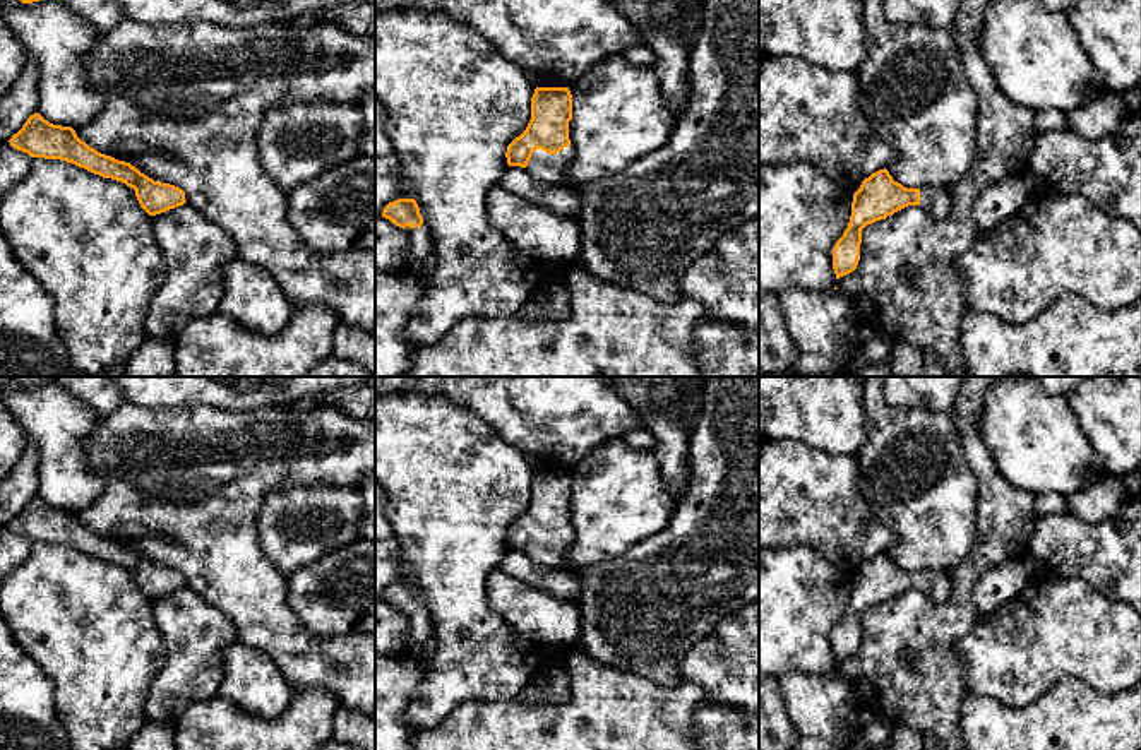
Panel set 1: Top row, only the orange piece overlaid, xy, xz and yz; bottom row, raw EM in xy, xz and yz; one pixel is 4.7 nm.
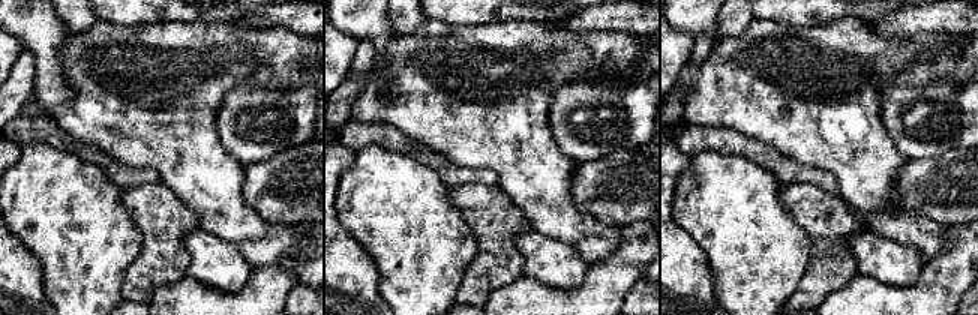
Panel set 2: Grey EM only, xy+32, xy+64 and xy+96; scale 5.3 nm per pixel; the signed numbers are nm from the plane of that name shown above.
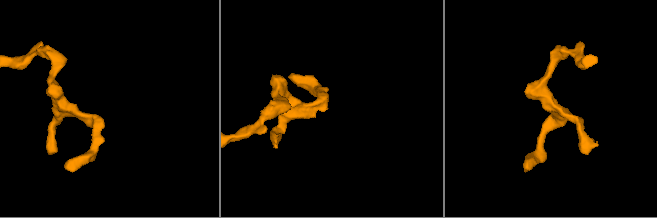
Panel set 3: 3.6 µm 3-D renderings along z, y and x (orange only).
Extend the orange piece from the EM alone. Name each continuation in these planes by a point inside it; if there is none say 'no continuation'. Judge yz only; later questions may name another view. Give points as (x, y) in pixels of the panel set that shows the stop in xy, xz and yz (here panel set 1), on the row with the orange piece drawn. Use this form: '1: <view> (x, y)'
1: yz (936, 202)

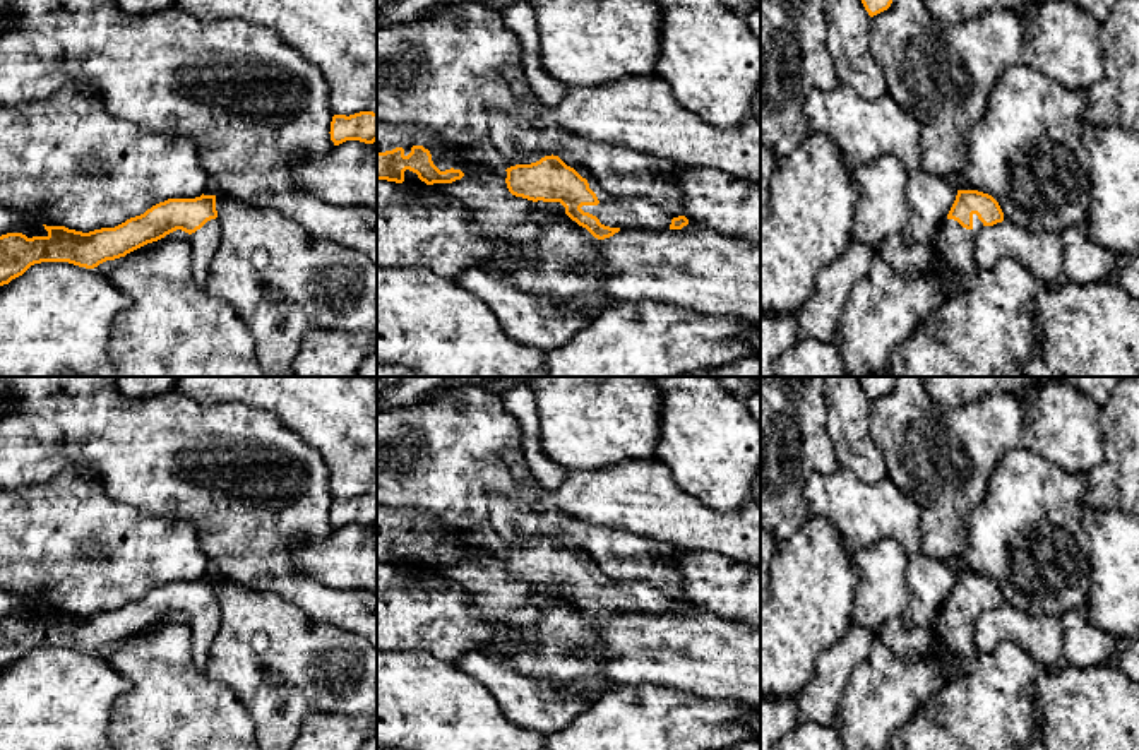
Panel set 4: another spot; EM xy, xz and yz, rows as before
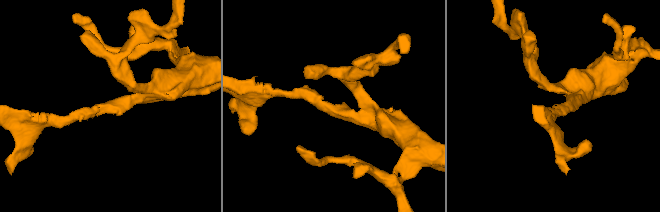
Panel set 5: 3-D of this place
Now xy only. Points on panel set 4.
1: xy (204, 242)

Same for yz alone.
1: yz (884, 309)

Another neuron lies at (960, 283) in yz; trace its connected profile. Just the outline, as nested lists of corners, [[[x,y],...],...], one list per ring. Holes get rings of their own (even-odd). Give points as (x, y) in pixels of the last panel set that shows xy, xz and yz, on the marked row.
[[[978,267],[964,274],[954,276],[949,281],[949,295],[968,291],[976,281]]]

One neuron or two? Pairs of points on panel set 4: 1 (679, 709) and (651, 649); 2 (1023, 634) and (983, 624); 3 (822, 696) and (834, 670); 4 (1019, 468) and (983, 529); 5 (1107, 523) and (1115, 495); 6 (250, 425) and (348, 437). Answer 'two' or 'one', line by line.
1: two
2: one
3: one
4: one
5: two
6: two

